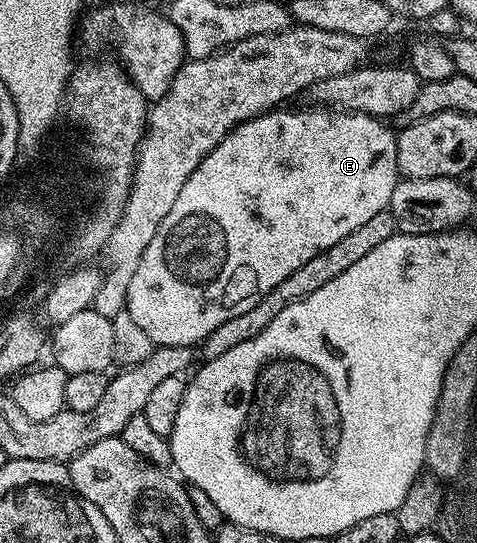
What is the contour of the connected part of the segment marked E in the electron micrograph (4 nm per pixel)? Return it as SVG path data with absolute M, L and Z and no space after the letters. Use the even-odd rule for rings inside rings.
M287 109L267 111L263 115L247 119L241 125L234 127L234 129L203 158L201 165L197 165L197 169L193 169L193 173L185 181L185 185L181 189L177 201L174 202L173 209L169 209L169 213L165 217L165 221L161 221L157 233L153 233L153 241L149 241L149 249L145 249L145 253L141 257L141 265L137 265L137 273L133 273L133 281L129 281L129 293L127 294L127 305L125 309L133 317L133 321L137 321L137 326L149 336L155 347L194 348L196 345L202 344L204 339L207 339L215 332L217 325L225 325L225 321L229 321L229 317L237 317L240 313L249 313L249 309L253 309L253 305L257 305L257 301L261 301L261 297L265 297L265 293L269 293L269 289L273 289L273 285L281 285L281 281L285 281L285 277L289 277L289 273L295 272L296 269L301 269L301 265L305 265L305 261L309 261L309 257L313 257L317 253L329 249L329 245L337 245L337 241L341 241L341 237L346 237L348 233L353 233L353 229L357 229L357 225L365 225L365 221L369 221L369 217L377 217L377 213L388 210L391 198L393 197L393 189L395 188L395 184L399 182L401 176L399 166L397 165L396 132L394 130L390 131L390 129L383 124L386 122L384 122L382 118L374 115L362 115L359 111L336 111L334 109L311 109L315 111L283 110Z

